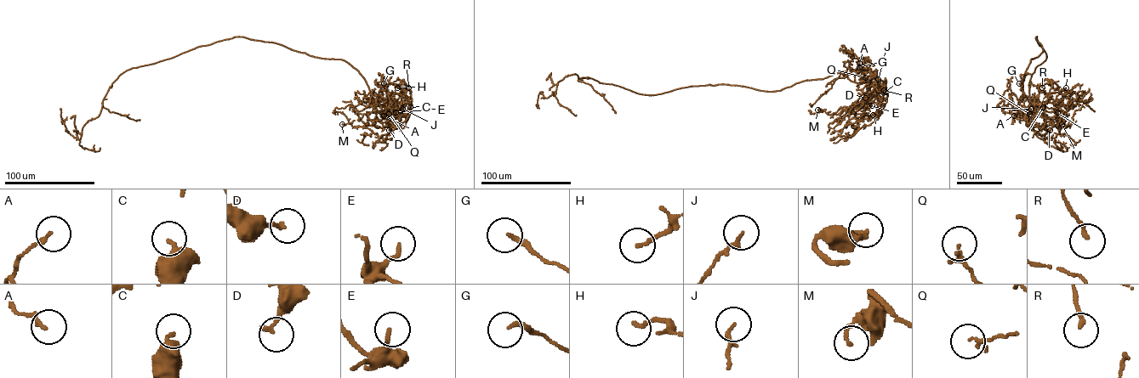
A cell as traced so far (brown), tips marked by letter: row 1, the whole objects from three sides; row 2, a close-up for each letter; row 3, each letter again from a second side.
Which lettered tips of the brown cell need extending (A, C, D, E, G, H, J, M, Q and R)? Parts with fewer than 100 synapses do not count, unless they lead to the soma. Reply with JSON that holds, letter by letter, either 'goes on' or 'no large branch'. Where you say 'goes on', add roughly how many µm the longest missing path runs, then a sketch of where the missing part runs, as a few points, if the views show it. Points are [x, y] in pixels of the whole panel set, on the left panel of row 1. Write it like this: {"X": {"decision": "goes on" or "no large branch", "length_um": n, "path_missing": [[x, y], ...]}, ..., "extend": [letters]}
{"A": {"decision": "no large branch"}, "C": {"decision": "no large branch"}, "D": {"decision": "no large branch"}, "E": {"decision": "no large branch"}, "G": {"decision": "no large branch"}, "H": {"decision": "no large branch"}, "J": {"decision": "no large branch"}, "M": {"decision": "no large branch"}, "Q": {"decision": "no large branch"}, "R": {"decision": "no large branch"}, "extend": []}

